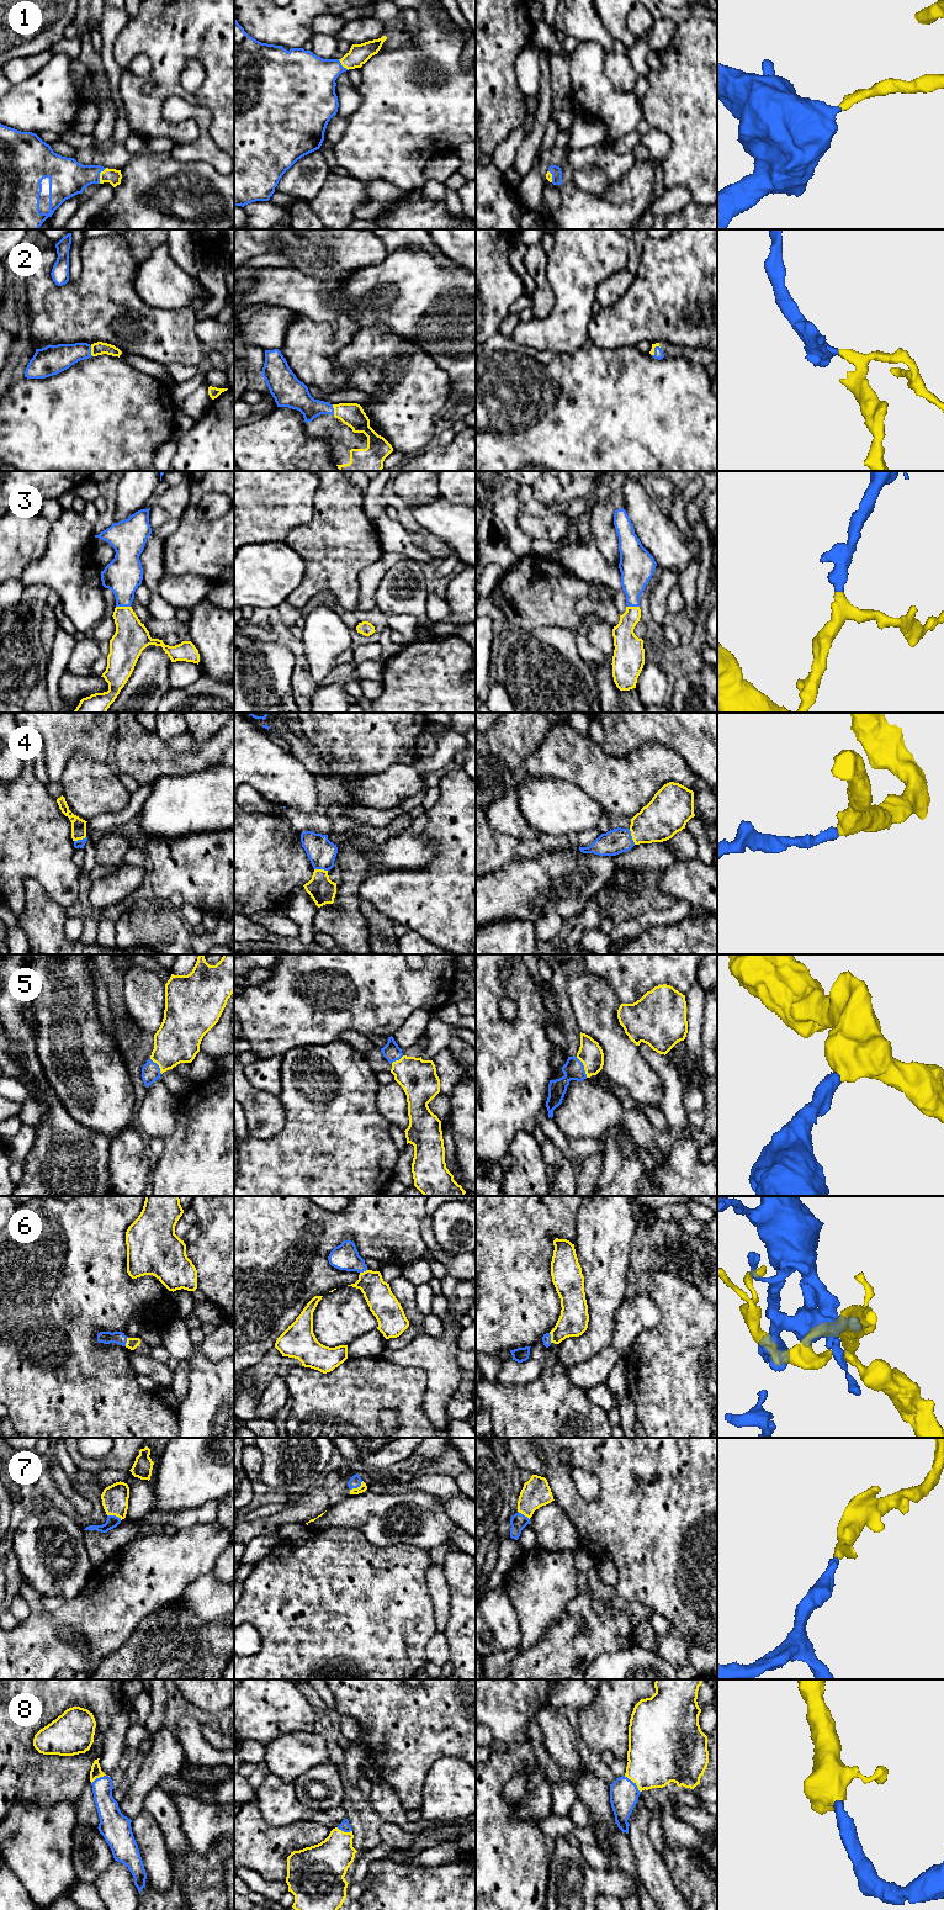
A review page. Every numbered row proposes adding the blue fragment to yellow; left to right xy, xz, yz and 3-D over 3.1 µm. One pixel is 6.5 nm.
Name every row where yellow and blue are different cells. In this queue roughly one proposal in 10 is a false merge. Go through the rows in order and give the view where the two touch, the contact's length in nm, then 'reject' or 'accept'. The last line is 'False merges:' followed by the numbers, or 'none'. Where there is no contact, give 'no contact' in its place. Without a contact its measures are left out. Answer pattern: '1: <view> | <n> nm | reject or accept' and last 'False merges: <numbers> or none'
1: xy | 120 nm | accept
2: xy | 70 nm | accept
3: xy | 100 nm | accept
4: yz | 110 nm | accept
5: yz | 150 nm | accept
6: yz | 70 nm | accept
7: xy | 100 nm | accept
8: yz | 160 nm | accept
False merges: none

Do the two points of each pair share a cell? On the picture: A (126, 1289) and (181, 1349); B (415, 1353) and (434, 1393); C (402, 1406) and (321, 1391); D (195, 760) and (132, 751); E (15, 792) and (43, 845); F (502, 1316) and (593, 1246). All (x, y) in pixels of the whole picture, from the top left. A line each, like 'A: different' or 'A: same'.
A: different
B: same
C: same
D: same
E: same
F: different

